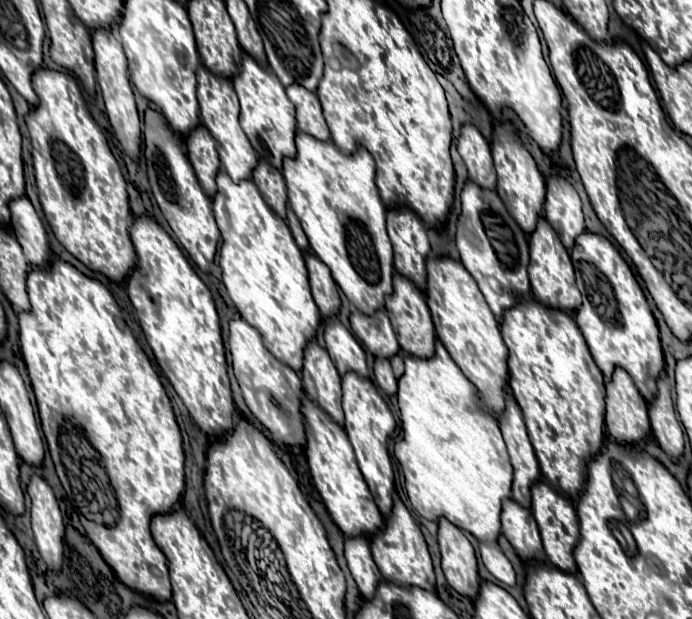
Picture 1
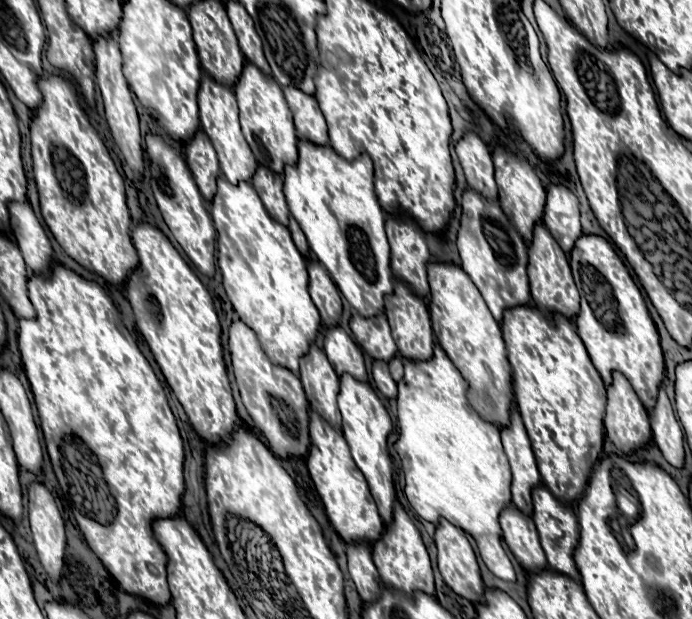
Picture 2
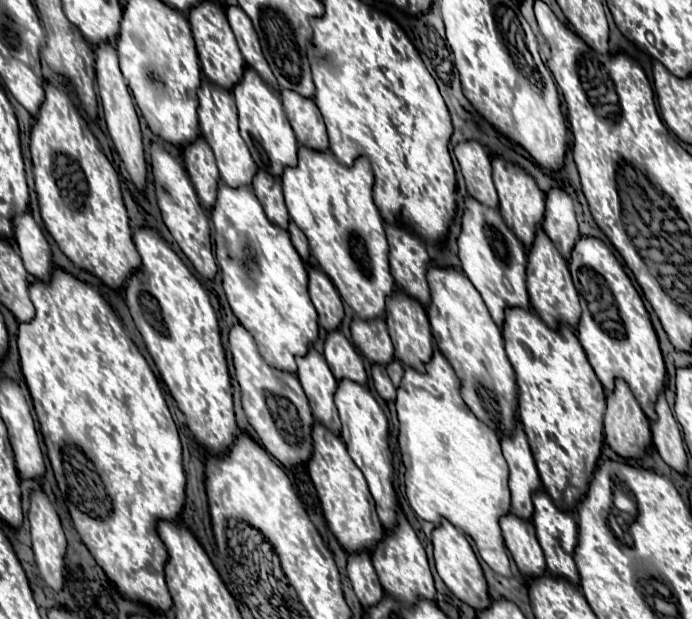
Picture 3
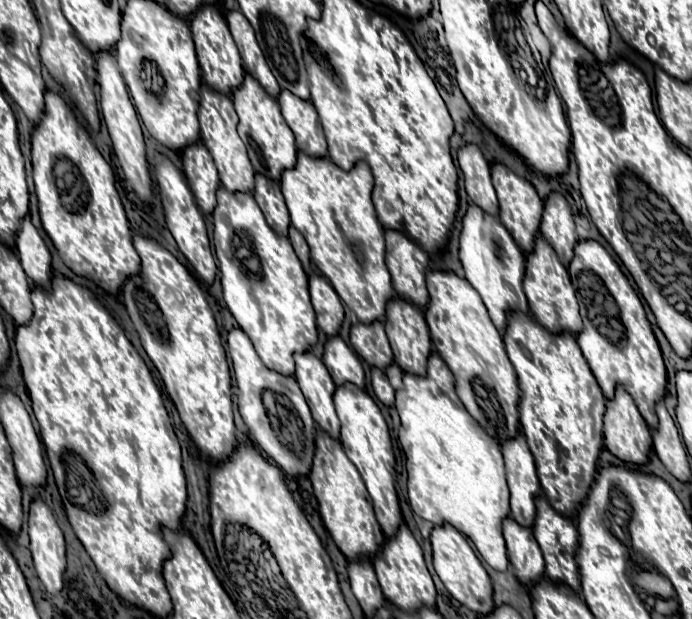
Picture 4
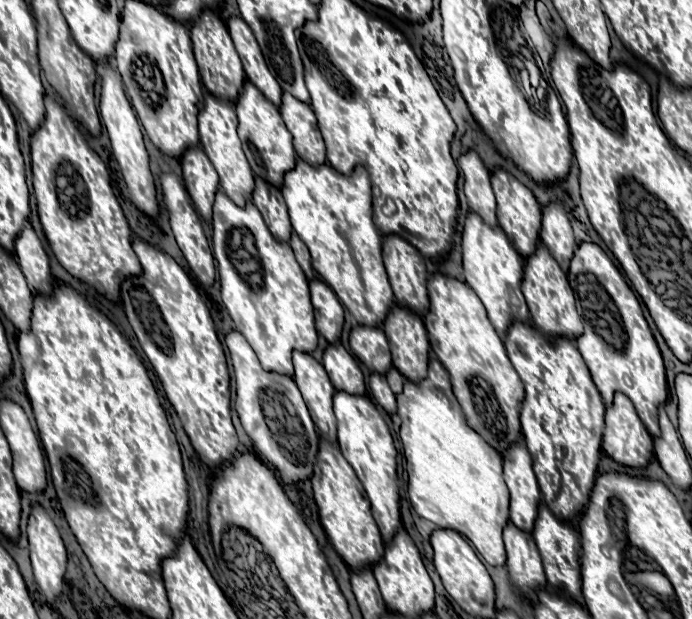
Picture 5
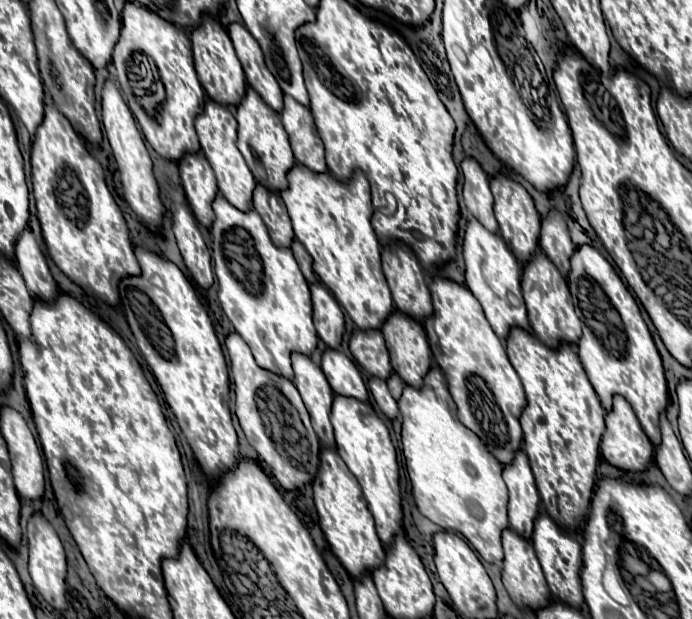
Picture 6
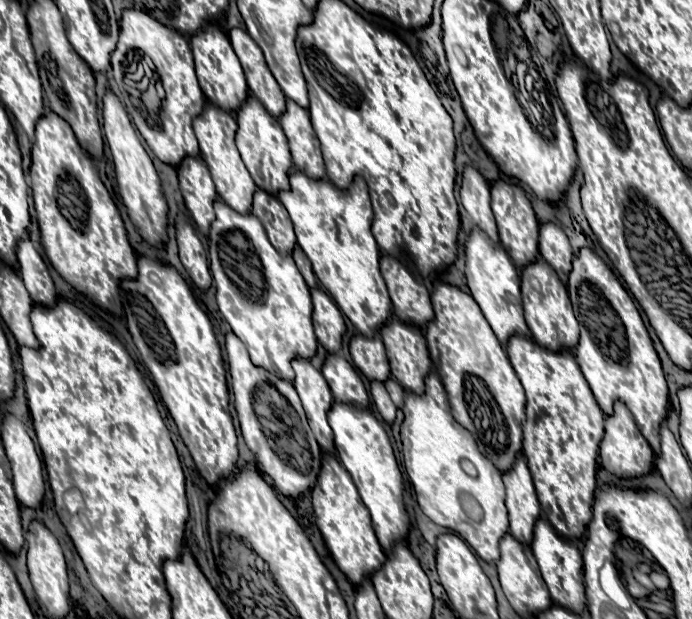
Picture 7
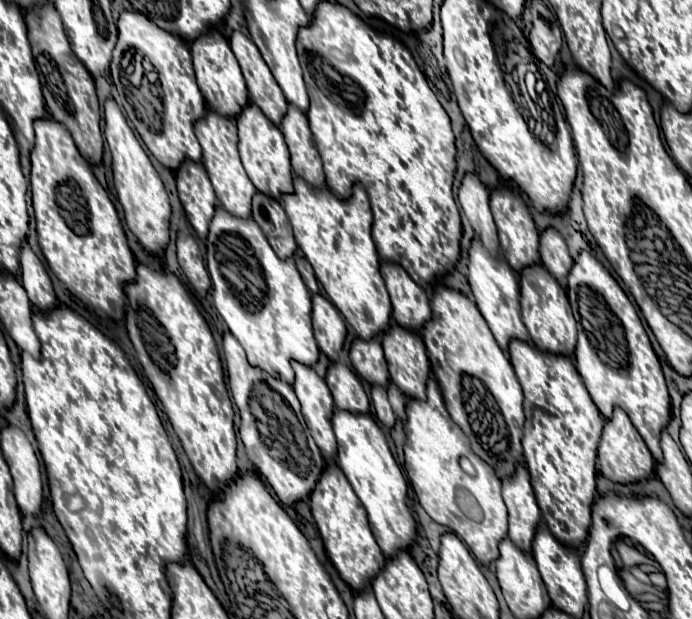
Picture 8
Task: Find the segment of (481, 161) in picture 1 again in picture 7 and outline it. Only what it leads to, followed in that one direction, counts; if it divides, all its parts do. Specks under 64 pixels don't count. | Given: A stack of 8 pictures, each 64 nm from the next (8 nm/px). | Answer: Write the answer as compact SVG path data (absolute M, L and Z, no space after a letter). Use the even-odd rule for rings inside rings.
M464 166L460 198L474 224L480 226L490 240L498 242L498 228L490 210L490 184L474 166Z

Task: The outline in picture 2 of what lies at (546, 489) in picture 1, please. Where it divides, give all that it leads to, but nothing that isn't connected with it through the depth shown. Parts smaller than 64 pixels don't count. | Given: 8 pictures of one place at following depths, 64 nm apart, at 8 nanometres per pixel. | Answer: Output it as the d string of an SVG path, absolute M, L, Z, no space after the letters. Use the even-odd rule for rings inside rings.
M544 486L534 488L532 502L534 502L532 518L534 518L534 524L538 528L540 542L542 542L542 548L546 552L550 568L554 568L556 572L562 572L562 574L578 580L580 576L578 576L578 570L576 570L576 564L574 564L574 558L572 558L572 552L574 552L576 544L578 544L578 520L576 520L574 512L570 508L566 508L564 504L560 504L552 496L552 492L548 488L544 488Z

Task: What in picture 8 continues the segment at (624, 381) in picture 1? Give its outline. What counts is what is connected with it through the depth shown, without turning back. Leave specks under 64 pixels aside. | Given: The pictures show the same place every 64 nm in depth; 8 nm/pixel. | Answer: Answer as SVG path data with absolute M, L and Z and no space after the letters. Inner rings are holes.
M614 408L614 416L608 418L604 424L602 440L598 446L598 464L600 464L602 476L606 476L612 482L620 482L620 484L646 480L646 478L652 478L654 474L654 458L622 408Z

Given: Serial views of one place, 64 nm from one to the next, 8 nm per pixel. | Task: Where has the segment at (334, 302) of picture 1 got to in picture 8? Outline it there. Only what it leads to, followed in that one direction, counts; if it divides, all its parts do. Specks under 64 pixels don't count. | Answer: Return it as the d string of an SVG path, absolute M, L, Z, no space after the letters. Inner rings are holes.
M314 294L312 304L314 304L312 322L314 322L316 342L330 360L336 360L346 336L346 324L340 312L334 308L334 304L324 296Z

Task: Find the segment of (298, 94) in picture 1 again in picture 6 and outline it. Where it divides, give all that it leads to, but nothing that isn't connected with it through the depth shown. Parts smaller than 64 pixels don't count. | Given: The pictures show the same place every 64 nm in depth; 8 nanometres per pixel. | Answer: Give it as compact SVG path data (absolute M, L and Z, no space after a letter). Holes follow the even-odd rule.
M284 96L284 108L280 116L290 136L296 162L308 166L312 172L326 172L324 144L316 132L310 108L298 104L292 96Z

